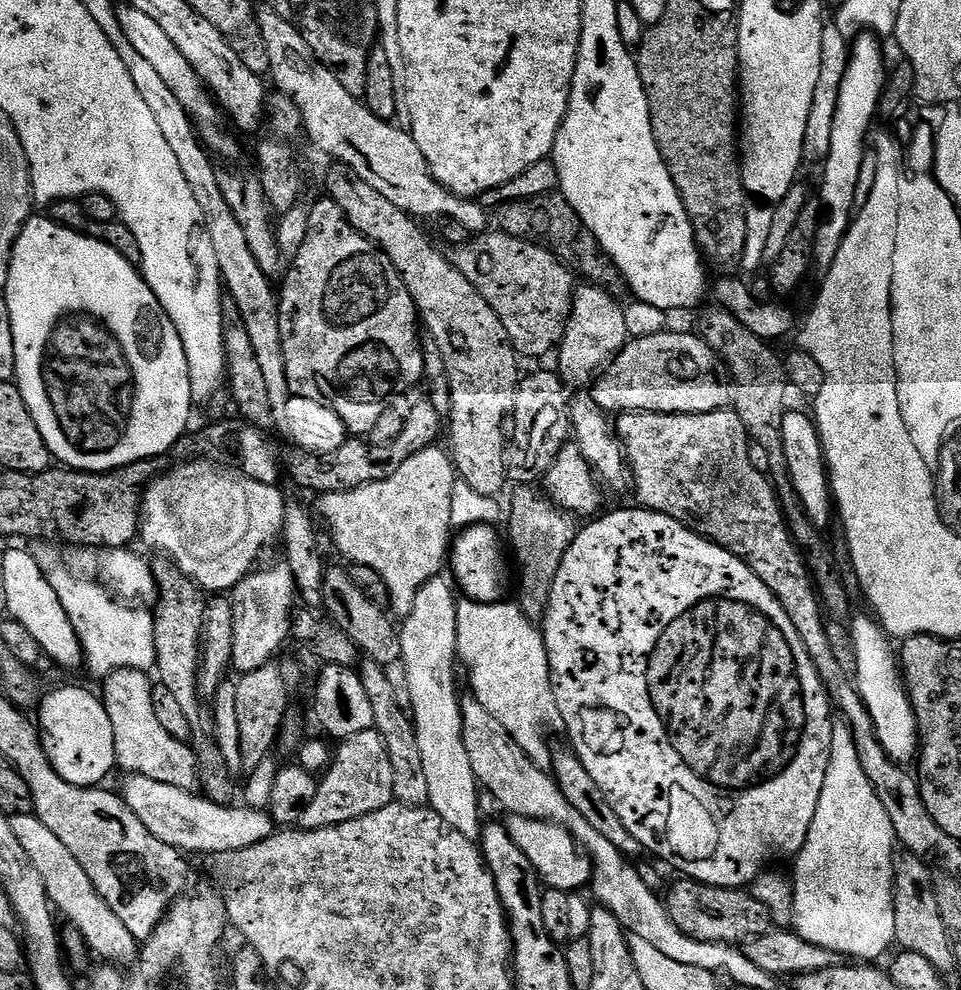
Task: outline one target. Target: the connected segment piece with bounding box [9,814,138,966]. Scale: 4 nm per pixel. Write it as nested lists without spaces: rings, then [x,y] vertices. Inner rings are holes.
[[[35,814],[11,817],[9,824],[10,830],[14,830],[14,838],[18,838],[18,843],[22,846],[22,850],[26,850],[34,870],[38,870],[38,878],[42,878],[42,886],[46,886],[48,901],[52,904],[53,909],[61,917],[64,915],[71,927],[80,931],[84,943],[88,945],[95,955],[97,952],[101,956],[99,958],[101,961],[117,966],[125,966],[124,964],[128,963],[128,965],[131,965],[138,956],[138,942],[134,938],[134,934],[130,934],[130,930],[126,930],[126,926],[122,926],[122,922],[118,922],[118,916],[110,910],[110,906],[106,906],[104,899],[96,893],[90,878],[86,874],[86,870],[82,870],[82,866],[78,866],[74,854],[70,854],[70,850],[66,850],[66,846],[62,846],[62,841]]]

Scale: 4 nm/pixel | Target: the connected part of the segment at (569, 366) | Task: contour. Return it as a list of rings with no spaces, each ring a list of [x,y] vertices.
[[[584,282],[581,288],[579,285],[573,291],[570,318],[558,349],[558,357],[560,356],[558,375],[565,385],[591,385],[597,373],[628,343],[630,337],[626,328],[624,308],[612,296],[615,295],[609,289],[591,282]]]

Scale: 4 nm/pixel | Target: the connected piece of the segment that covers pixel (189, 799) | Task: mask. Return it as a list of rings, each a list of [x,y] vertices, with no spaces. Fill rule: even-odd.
[[[128,774],[118,787],[119,795],[132,813],[146,826],[154,838],[180,849],[181,853],[237,852],[246,850],[246,846],[254,846],[274,835],[272,817],[267,811],[247,806],[229,806],[210,802],[207,796],[195,791],[170,786],[166,782],[154,782],[154,778]]]

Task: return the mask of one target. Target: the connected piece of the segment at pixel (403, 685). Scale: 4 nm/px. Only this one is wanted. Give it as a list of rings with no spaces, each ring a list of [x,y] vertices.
[[[329,567],[325,571],[322,594],[324,595],[322,608],[323,611],[329,612],[327,615],[331,622],[362,649],[363,655],[367,659],[378,662],[384,668],[386,679],[390,681],[398,706],[402,706],[406,710],[411,709],[410,686],[406,682],[406,666],[400,661],[402,658],[400,634],[397,625],[391,624],[393,621],[390,619],[389,613],[385,609],[384,613],[340,568]]]

